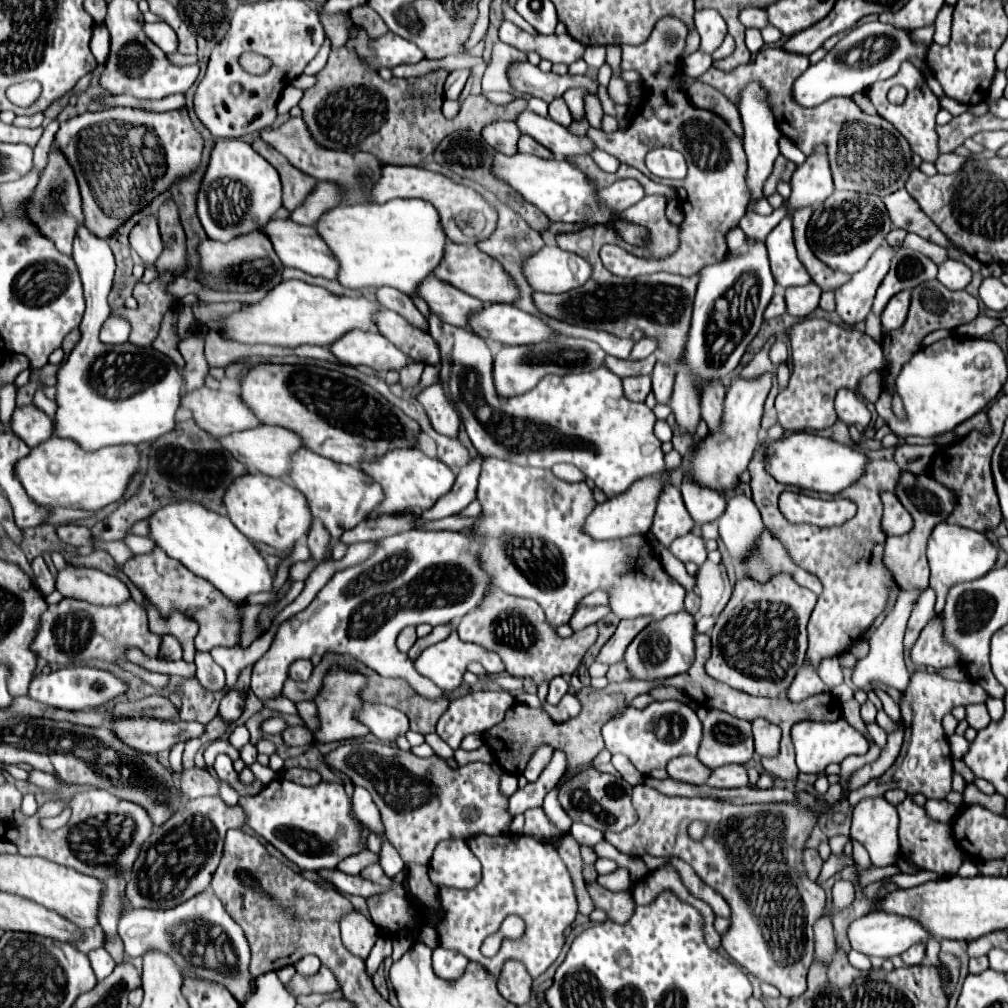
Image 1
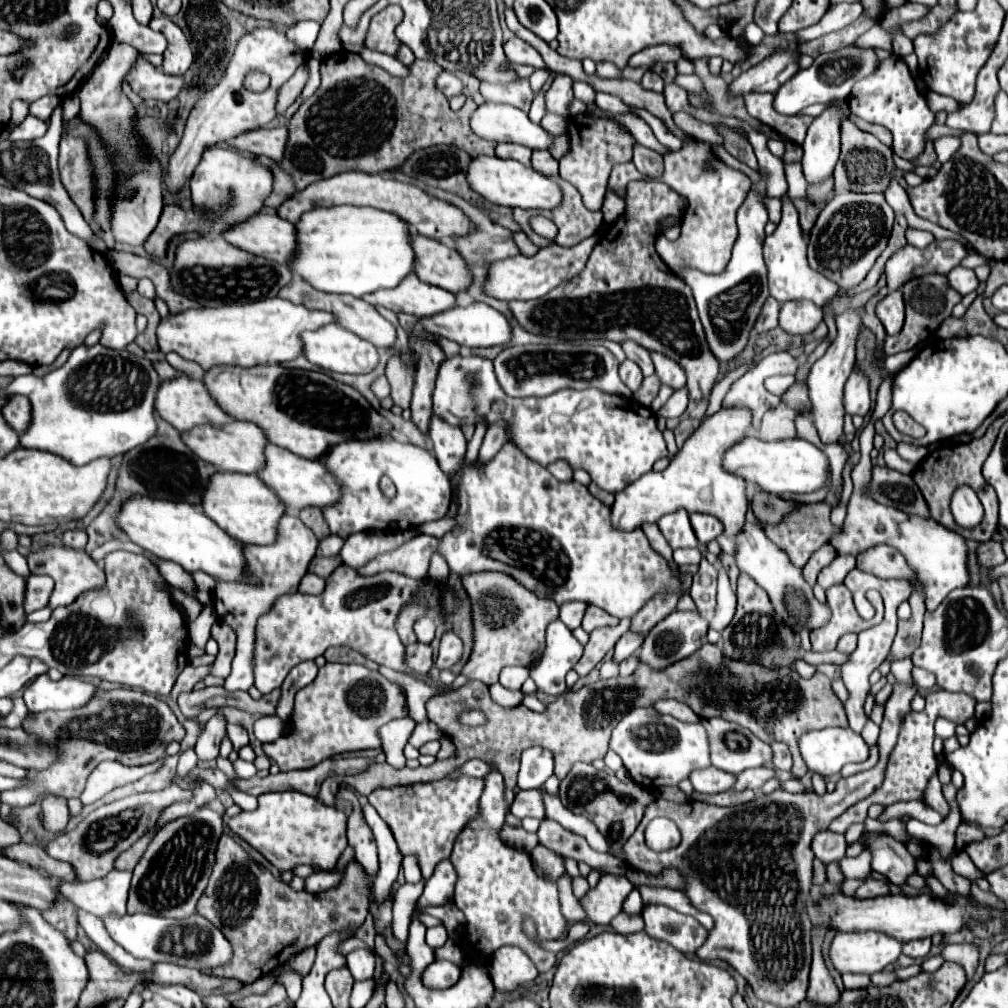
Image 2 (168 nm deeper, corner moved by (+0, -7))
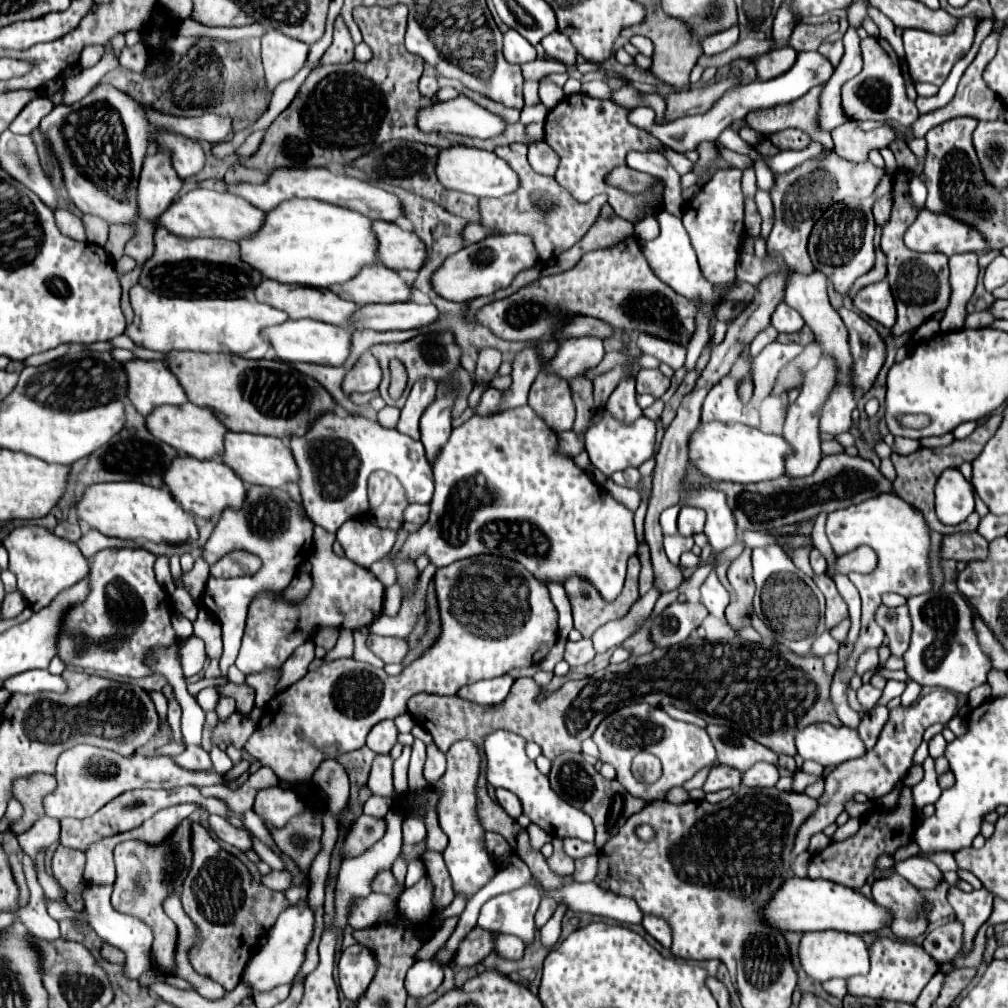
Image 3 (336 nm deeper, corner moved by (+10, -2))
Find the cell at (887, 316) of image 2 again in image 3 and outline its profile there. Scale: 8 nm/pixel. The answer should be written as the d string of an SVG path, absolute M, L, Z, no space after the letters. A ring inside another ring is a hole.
M886 281L872 283L864 289L858 291L858 295L852 299L854 307L868 315L870 319L878 321L886 329L892 329L896 323L896 307L894 307L894 297L890 291L890 285Z

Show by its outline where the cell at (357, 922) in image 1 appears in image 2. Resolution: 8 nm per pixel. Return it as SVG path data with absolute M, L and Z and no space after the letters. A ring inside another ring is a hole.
M360 948L348 954L348 970L352 972L354 980L374 978L374 966L376 966L376 958L368 950Z

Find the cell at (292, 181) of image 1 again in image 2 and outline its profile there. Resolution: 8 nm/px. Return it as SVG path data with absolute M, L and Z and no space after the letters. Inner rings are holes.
M276 168L276 170L274 170L274 186L272 186L270 196L264 200L264 206L268 206L268 208L278 208L278 206L280 206L284 200L288 200L294 192L296 192L296 188L294 188L294 184L292 184L292 178L290 178L284 170Z

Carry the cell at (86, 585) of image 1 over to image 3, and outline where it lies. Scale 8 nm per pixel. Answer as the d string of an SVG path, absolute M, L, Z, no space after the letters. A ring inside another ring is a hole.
M40 525L16 527L2 539L2 545L10 555L8 569L18 577L18 589L24 593L34 613L48 607L58 597L58 593L76 585L88 575L88 561L80 553L78 545L56 537Z

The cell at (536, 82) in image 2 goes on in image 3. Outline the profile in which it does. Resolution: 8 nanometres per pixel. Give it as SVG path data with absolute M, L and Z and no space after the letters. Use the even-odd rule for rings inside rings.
M524 81L524 87L522 87L522 91L524 91L524 101L526 101L526 105L532 105L532 103L538 103L540 99L538 99L538 81Z

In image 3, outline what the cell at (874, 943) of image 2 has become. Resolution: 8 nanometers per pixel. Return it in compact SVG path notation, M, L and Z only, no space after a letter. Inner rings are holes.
M814 931L814 933L804 933L804 937L800 941L800 961L802 961L804 971L810 977L824 983L834 977L848 979L854 975L868 973L870 953L860 935L842 933L842 931Z

